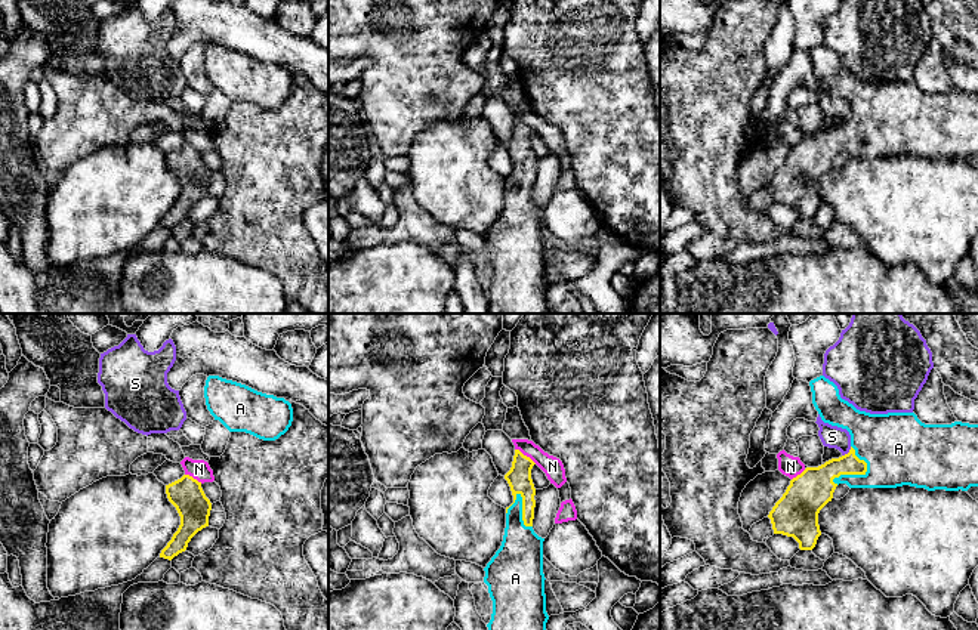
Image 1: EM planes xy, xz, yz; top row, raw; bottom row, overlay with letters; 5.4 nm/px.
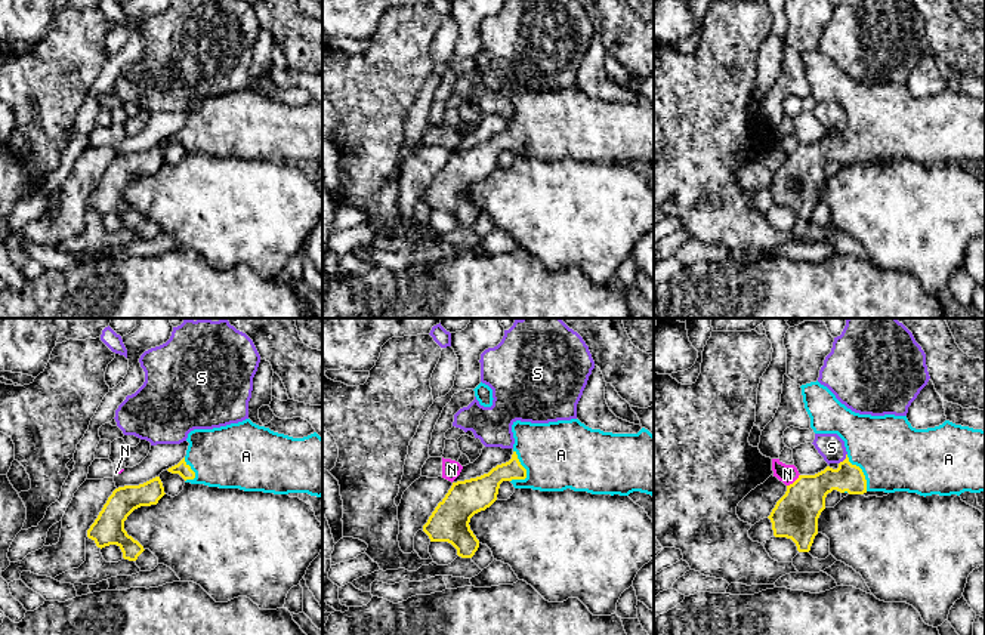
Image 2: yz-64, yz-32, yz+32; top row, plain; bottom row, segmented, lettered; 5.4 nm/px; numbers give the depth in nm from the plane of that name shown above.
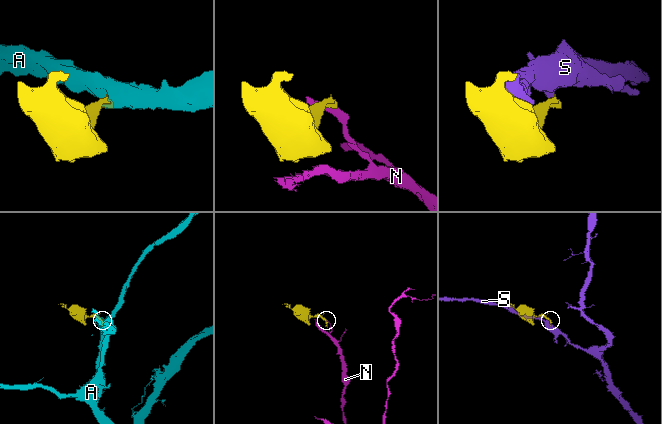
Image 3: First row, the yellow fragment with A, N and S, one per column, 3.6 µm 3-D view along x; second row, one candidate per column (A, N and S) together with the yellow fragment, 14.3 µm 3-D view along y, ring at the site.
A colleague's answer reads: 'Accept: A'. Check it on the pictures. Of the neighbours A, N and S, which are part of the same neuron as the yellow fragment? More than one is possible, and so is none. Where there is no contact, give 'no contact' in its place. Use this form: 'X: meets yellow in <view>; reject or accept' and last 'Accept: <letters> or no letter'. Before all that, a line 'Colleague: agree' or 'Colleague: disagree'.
Colleague: agree
A: meets yellow in yz; accept
N: meets yellow in xz; reject
S: meets yellow in yz; reject
Accept: A

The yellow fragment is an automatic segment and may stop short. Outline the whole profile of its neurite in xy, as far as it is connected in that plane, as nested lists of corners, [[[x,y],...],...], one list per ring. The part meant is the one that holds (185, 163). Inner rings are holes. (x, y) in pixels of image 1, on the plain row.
[[[189,143],[166,154],[166,163],[181,185],[178,200],[160,222],[160,226],[172,229],[186,219],[188,211],[198,200],[209,195],[212,172],[206,166],[201,151]]]

